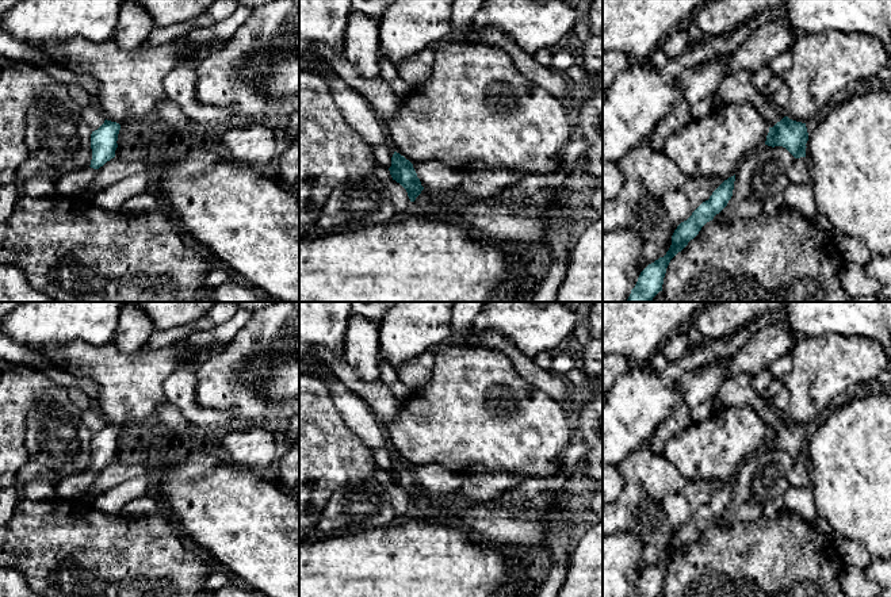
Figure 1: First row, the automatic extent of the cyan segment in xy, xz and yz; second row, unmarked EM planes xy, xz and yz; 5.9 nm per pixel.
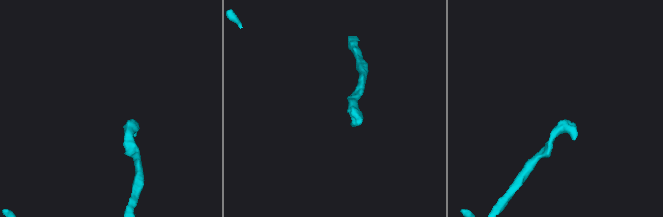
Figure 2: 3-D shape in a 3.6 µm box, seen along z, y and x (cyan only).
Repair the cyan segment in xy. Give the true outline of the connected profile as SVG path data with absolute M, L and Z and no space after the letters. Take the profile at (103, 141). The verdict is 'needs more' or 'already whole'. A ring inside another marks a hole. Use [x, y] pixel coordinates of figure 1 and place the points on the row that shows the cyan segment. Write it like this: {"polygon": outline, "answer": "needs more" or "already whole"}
{"polygon": "M70 38L28 45L69 58L72 65L66 69L97 81L95 104L106 120L91 134L89 167L93 169L115 157L122 123L150 119L157 104L167 99L162 81L179 57L175 41L133 51L121 49L114 38L103 42Z", "answer": "needs more"}

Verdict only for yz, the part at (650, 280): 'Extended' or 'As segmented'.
As segmented

